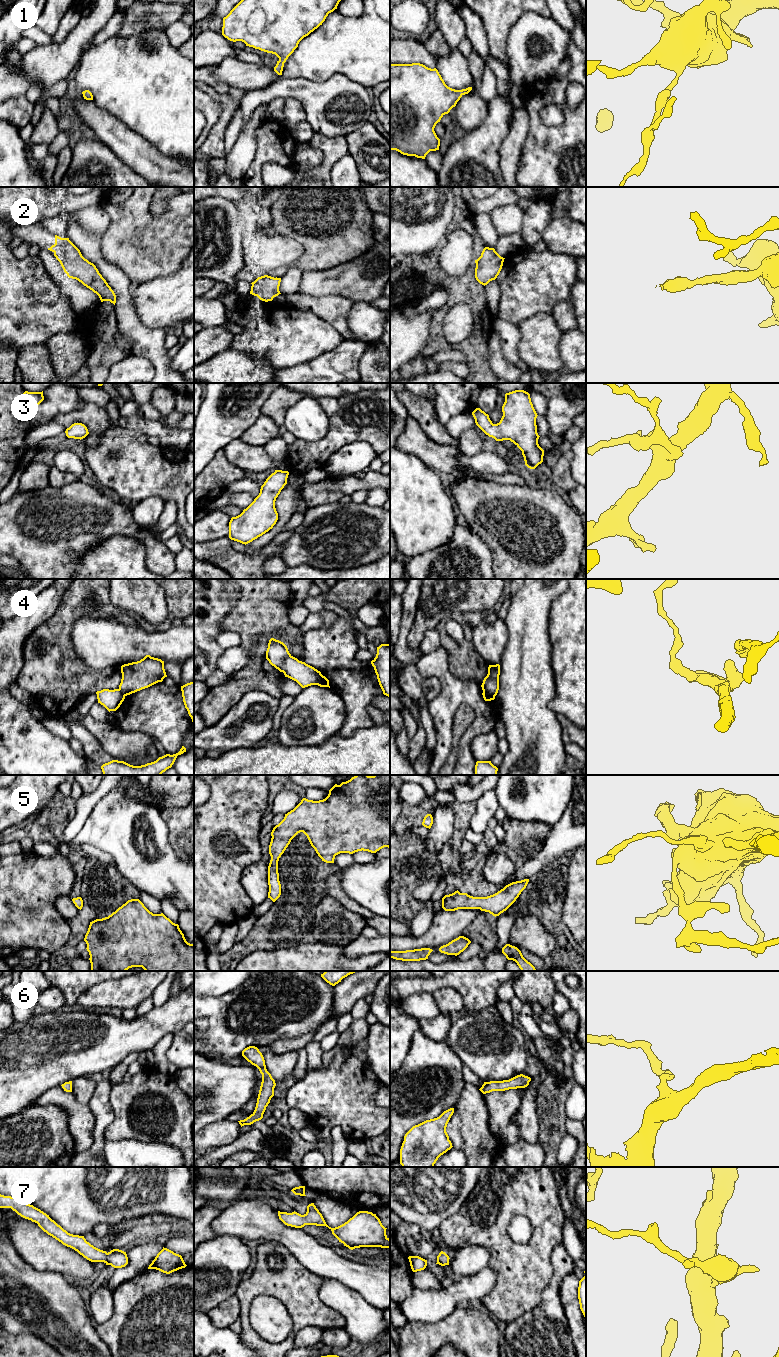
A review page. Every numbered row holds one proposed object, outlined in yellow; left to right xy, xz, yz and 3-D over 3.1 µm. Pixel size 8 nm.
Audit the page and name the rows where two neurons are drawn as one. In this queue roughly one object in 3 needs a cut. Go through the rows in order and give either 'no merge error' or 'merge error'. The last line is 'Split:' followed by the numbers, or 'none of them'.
1: no merge error
2: no merge error
3: no merge error
4: merge error
5: no merge error
6: no merge error
7: no merge error
Split: 4

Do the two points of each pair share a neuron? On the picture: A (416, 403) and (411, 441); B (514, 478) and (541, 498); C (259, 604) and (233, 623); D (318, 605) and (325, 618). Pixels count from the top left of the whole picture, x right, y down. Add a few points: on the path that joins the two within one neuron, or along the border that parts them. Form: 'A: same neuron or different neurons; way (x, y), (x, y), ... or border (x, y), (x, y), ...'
A: different neurons; border (409, 414), (428, 437)
B: different neurons; border (500, 483), (527, 484)
C: same neuron; way (253, 610), (245, 618), (239, 619)
D: different neurons; border (324, 608), (318, 612), (310, 613)

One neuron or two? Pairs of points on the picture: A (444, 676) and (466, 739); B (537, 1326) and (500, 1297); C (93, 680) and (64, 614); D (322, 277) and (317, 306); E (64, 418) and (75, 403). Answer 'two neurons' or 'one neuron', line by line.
A: one neuron
B: two neurons
C: one neuron
D: two neurons
E: two neurons

